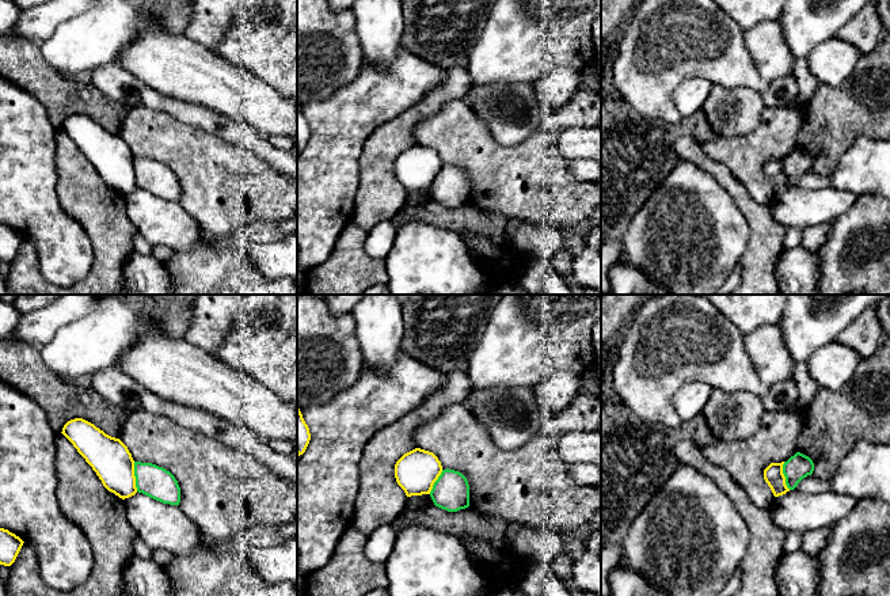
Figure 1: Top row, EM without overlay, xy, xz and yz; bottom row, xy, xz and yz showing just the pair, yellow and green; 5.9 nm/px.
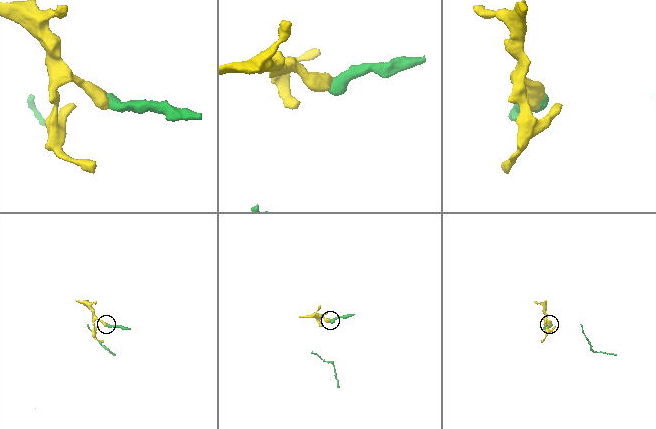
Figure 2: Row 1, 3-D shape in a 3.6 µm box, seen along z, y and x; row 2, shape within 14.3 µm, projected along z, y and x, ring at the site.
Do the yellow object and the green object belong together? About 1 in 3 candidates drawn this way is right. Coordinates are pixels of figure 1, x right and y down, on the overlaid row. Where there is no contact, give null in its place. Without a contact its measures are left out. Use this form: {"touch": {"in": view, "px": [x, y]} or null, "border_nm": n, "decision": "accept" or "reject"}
{"touch": {"in": "xy", "px": [134, 477]}, "border_nm": 180, "decision": "reject"}

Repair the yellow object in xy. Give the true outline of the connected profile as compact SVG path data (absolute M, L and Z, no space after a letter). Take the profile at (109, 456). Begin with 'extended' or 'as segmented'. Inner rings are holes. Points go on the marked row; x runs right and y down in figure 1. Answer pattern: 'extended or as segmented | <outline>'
extended | M0 338L0 380L38 403L49 417L49 424L62 433L92 467L103 486L125 500L137 493L134 460L128 447L119 440L129 417L125 409L104 401L92 388L85 390L73 381L57 377L45 364L38 348Z

